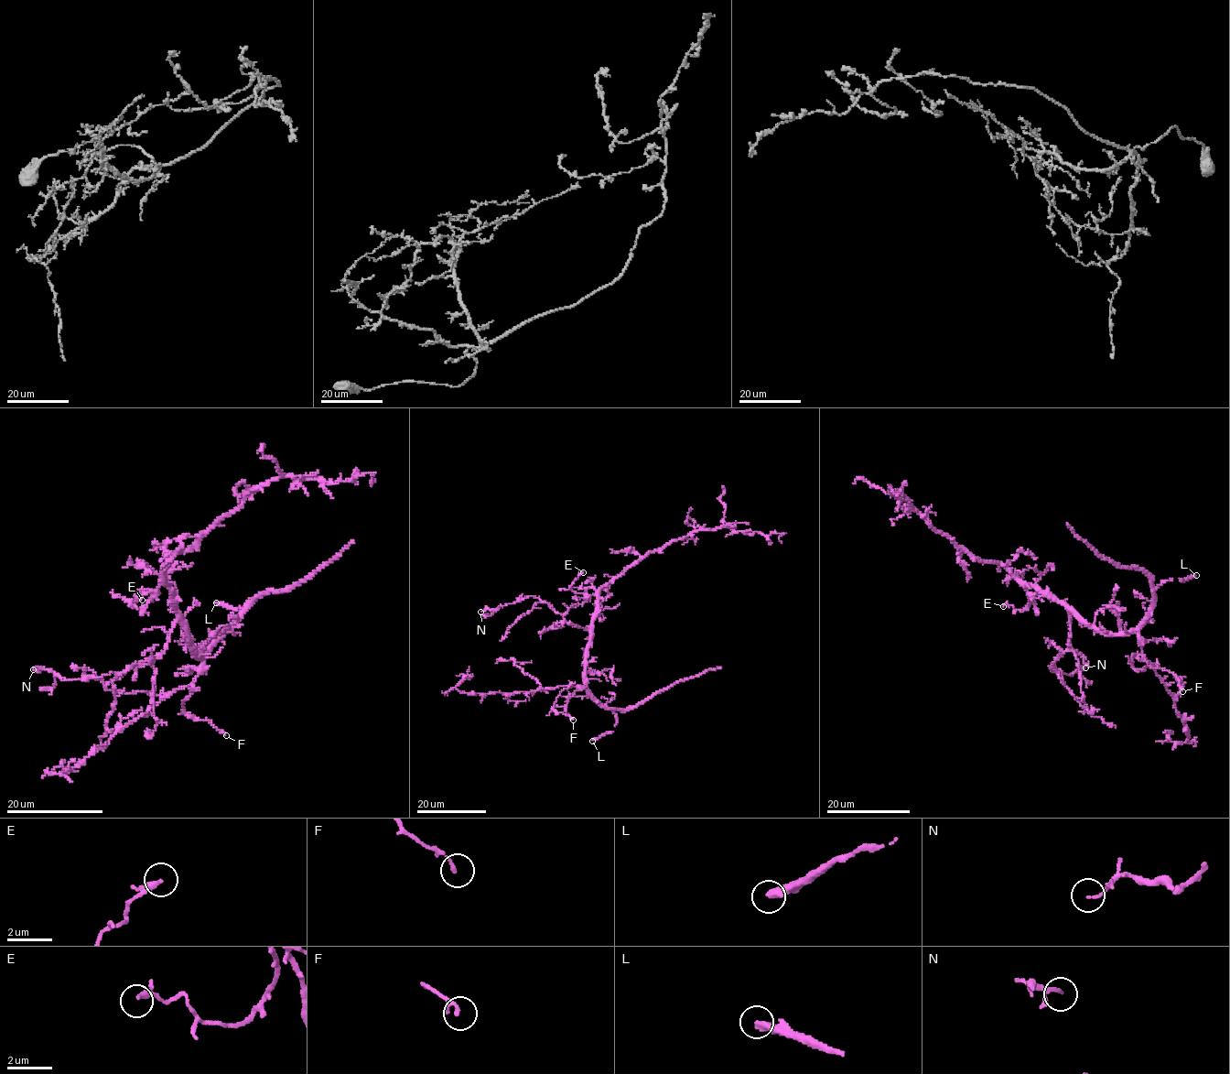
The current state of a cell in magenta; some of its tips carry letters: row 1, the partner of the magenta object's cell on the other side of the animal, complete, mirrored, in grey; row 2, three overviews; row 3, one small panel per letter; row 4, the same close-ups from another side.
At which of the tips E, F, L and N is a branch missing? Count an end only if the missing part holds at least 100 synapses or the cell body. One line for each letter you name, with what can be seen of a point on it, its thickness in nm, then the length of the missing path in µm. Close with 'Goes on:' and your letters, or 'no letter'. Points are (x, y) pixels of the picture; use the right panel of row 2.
Goes on: no letter

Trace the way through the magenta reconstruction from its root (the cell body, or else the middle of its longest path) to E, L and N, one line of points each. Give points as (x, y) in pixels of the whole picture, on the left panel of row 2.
E: (171, 595), (169, 586), (164, 583), (155, 591), (140, 594), (130, 604), (132, 606), (135, 600), (142, 600)
L: (171, 595), (193, 649), (204, 657), (208, 645), (246, 610), (216, 602)
N: (171, 595), (179, 616), (167, 648), (146, 665), (67, 679), (33, 669)

